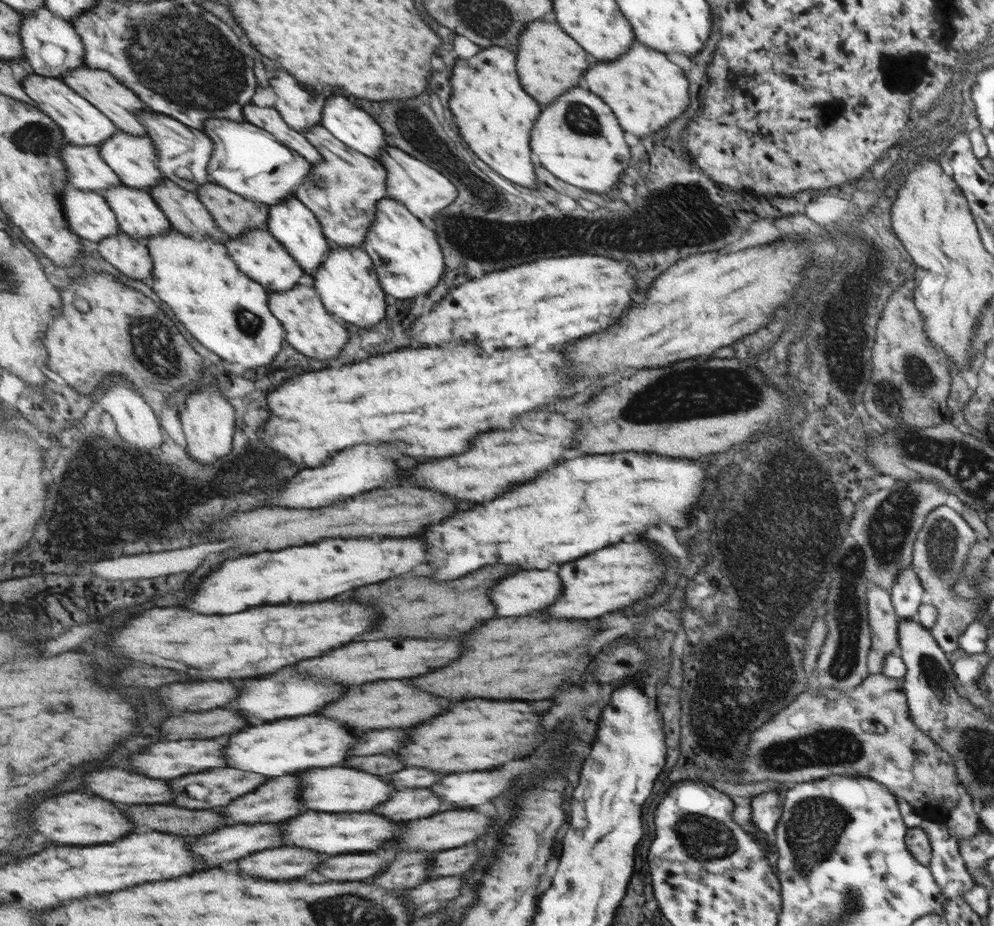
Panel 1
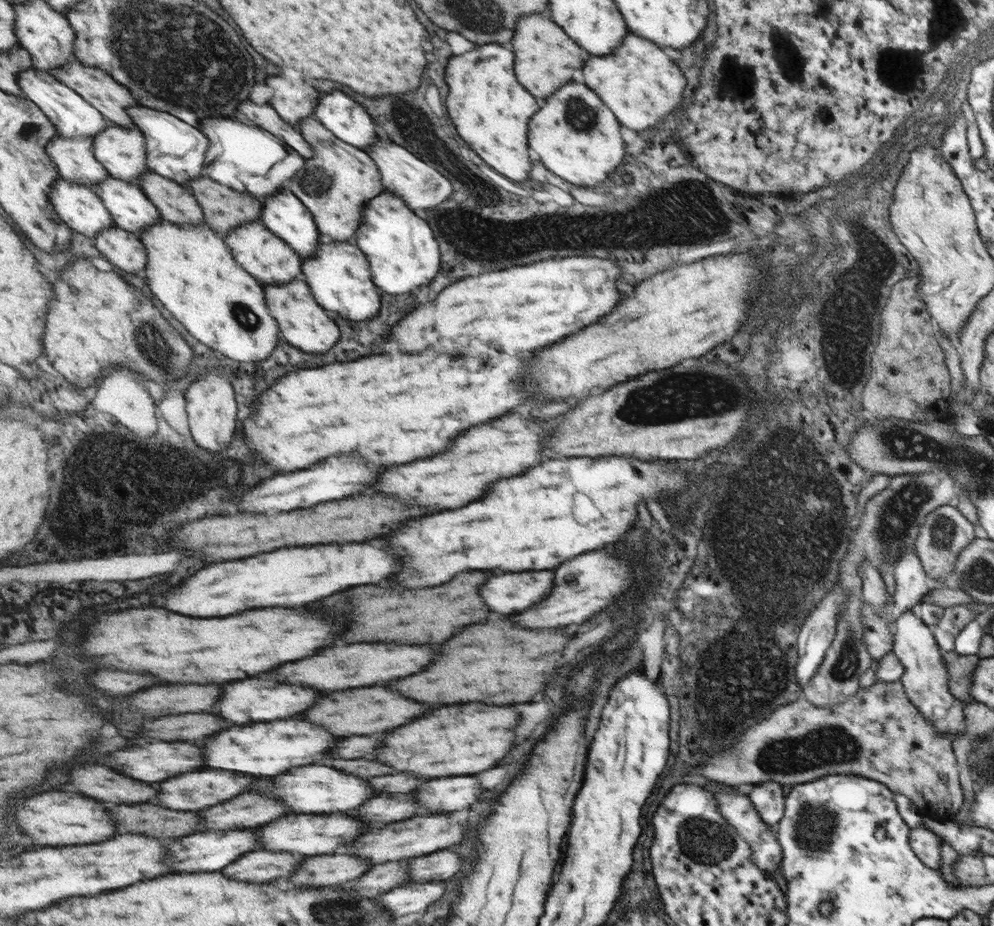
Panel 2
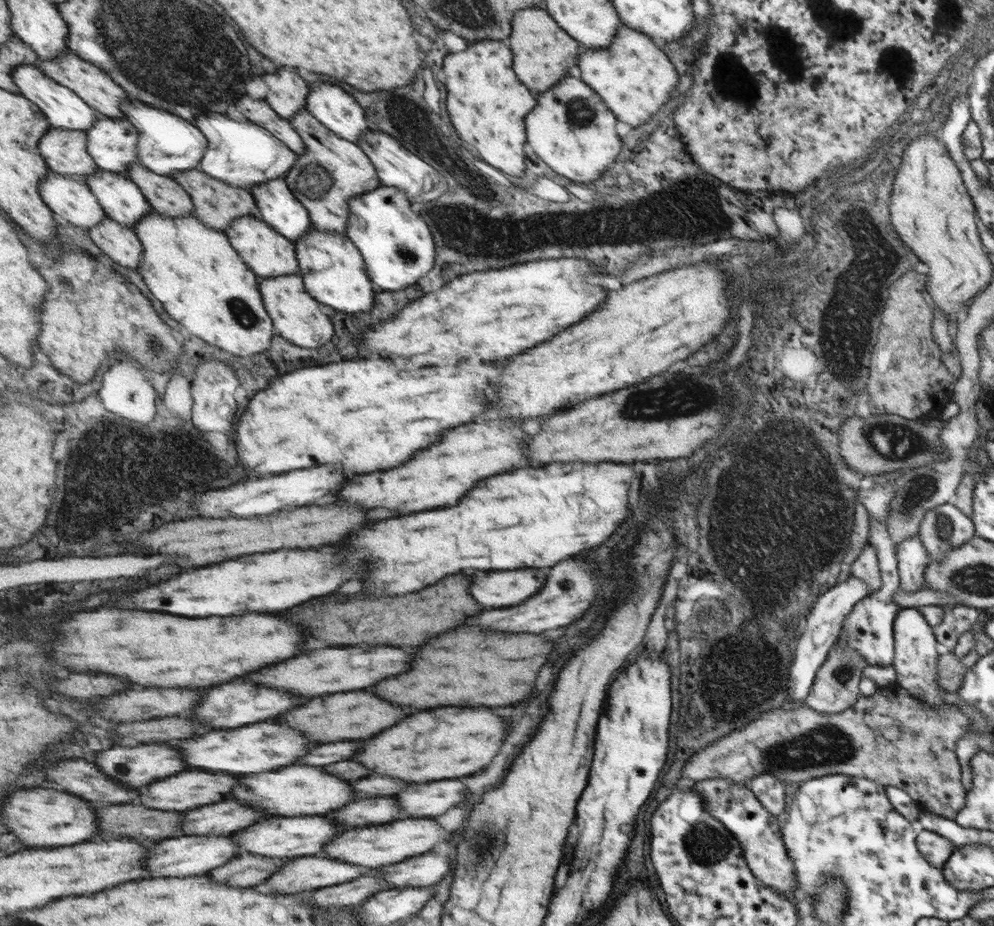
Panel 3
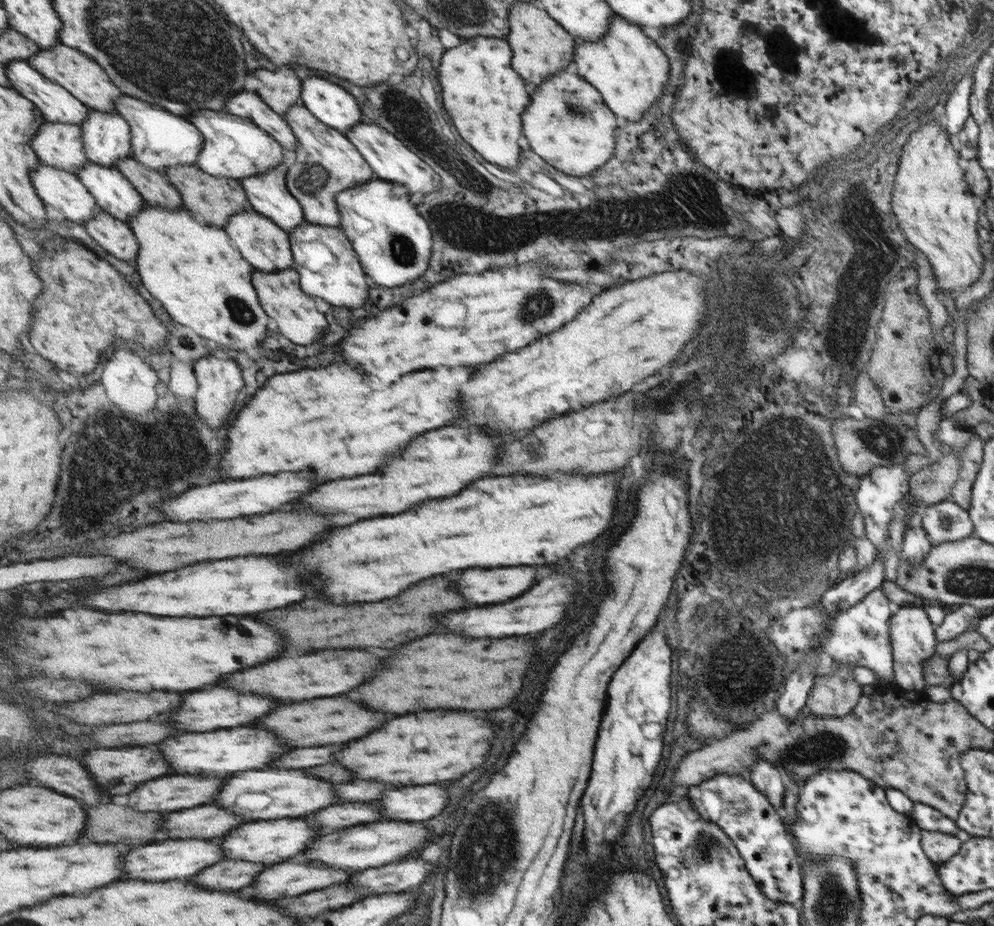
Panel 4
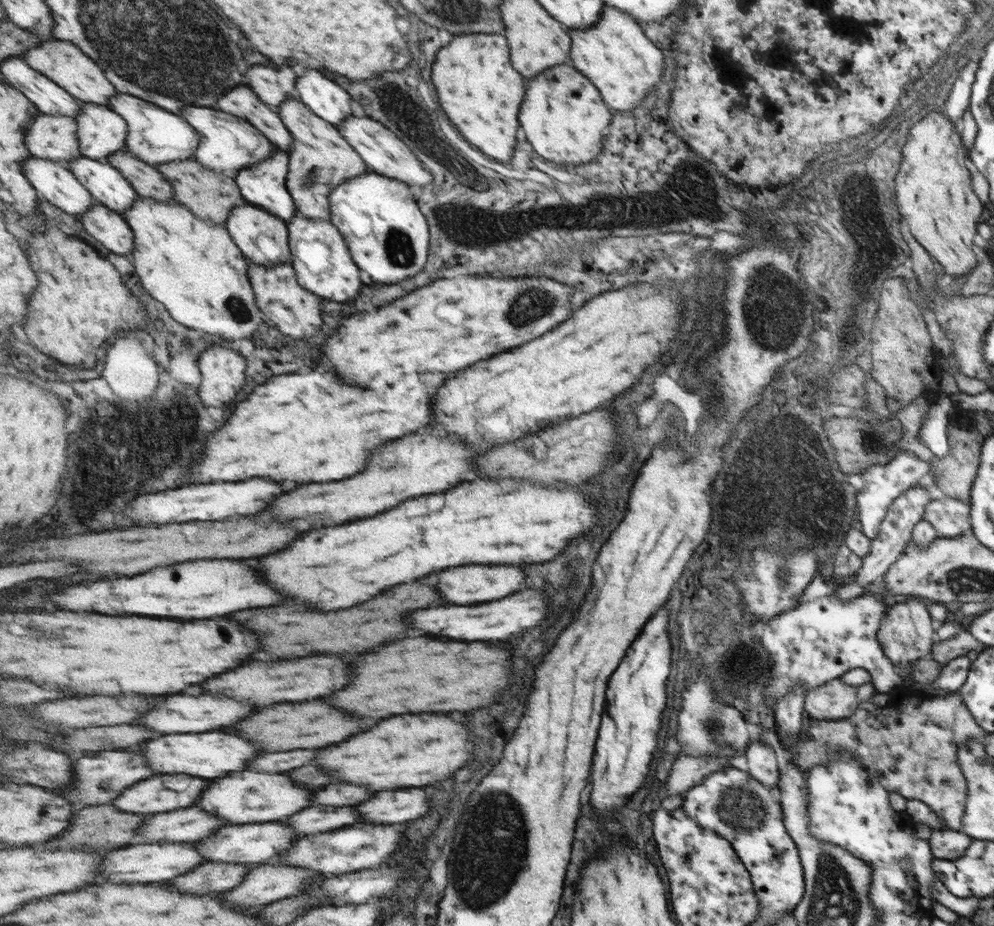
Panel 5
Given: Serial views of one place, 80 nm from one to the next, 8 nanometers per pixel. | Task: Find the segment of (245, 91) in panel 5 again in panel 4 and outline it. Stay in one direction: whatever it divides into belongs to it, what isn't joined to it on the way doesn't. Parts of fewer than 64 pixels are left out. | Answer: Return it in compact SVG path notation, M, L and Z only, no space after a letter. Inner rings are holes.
M245 90L243 94L237 94L227 102L227 110L231 114L237 114L237 116L257 123L257 126L260 126L265 132L271 133L289 154L294 153L298 147L297 135L293 132L292 126L285 116L269 108L261 100L261 96Z

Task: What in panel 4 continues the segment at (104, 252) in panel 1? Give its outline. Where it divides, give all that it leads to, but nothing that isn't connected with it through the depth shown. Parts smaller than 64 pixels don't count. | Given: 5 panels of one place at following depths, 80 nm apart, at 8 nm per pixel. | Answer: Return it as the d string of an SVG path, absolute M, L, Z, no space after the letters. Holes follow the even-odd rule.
M97 209L96 217L85 224L88 234L109 254L130 264L138 258L140 244L130 223Z

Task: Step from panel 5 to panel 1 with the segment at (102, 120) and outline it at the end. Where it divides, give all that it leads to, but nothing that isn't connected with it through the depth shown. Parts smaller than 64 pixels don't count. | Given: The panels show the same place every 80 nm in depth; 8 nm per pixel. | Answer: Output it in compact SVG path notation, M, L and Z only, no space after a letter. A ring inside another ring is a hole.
M121 131L99 147L105 162L126 186L149 192L167 179L159 166L159 151L149 136Z

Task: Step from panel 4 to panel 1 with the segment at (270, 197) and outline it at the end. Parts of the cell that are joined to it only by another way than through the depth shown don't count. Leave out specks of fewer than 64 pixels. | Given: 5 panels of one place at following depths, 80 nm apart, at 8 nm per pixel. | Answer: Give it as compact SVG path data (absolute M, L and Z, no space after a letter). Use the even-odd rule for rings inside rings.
M293 197L292 200L283 201L280 205L270 207L271 218L268 220L268 230L278 238L287 250L297 259L303 270L314 278L315 272L324 264L331 253L333 245L325 236L320 219L301 199Z

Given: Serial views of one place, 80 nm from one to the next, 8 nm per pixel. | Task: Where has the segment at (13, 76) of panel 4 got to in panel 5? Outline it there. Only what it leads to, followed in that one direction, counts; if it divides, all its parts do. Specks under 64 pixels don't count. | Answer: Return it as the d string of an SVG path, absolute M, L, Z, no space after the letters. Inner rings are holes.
M7 57L1 63L1 70L5 82L21 90L41 113L77 118L83 109L83 101L69 94L48 75L41 74L23 57Z

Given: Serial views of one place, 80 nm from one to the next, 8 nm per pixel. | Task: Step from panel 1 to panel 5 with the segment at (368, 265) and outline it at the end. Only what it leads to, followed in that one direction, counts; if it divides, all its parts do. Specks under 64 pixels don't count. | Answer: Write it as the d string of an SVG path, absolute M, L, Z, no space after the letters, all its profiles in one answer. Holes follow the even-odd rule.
M297 214L288 223L288 228L293 255L292 265L301 286L311 290L319 298L329 298L329 300L337 300L337 302L353 300L362 291L361 288L365 288L365 284L359 278L360 266L357 266L352 257L344 235L340 233L332 221L315 220Z

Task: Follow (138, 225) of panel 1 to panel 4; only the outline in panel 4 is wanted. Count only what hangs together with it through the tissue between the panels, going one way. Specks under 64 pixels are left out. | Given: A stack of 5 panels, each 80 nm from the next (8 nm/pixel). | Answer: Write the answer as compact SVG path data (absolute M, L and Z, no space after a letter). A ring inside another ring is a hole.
M90 161L77 175L96 198L99 208L118 219L129 222L145 206L143 195L118 168L107 168Z

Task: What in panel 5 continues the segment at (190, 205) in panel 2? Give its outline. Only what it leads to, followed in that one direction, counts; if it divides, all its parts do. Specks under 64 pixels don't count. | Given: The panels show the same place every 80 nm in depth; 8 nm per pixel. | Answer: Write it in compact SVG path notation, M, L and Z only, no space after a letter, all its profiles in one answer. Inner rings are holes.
M123 149L108 157L107 162L121 171L129 179L141 197L149 197L163 202L173 200L172 183L155 166L143 162L129 150Z

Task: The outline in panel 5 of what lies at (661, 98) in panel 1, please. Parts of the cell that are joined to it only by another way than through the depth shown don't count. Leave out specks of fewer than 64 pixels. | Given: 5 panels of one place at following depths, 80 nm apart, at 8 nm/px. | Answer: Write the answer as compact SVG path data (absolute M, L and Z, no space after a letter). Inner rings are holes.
M606 4L599 24L591 29L569 30L569 34L573 34L573 65L593 80L608 106L615 110L631 110L637 106L647 88L659 80L663 54L645 38L627 13Z

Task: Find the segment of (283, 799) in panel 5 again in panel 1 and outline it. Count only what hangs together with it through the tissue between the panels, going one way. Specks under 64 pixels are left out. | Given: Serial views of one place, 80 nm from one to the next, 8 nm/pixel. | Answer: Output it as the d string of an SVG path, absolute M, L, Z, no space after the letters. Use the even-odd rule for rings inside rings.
M319 768L319 770L305 770L303 772L303 804L309 810L321 810L321 812L365 812L379 806L379 802L389 800L389 790L393 792L393 786L389 786L383 778L351 770L351 768Z

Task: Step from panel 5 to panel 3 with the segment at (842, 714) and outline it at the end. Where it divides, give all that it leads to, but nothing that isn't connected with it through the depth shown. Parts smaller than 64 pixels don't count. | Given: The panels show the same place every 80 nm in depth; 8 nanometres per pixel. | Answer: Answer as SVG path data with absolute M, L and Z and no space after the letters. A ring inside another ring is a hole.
M834 642L826 660L822 662L815 674L814 682L810 686L809 694L803 700L803 705L822 714L836 714L849 709L859 696L858 685L863 679L861 670L865 666L868 666L868 660L865 660L863 655L847 647L839 647L837 642Z

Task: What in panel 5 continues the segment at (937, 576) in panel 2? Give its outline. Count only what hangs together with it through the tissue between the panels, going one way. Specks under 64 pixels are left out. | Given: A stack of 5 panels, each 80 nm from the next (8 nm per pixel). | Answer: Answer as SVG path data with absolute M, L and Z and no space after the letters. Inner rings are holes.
M943 495L933 497L924 508L923 519L933 526L937 536L959 537L969 528L970 502Z

